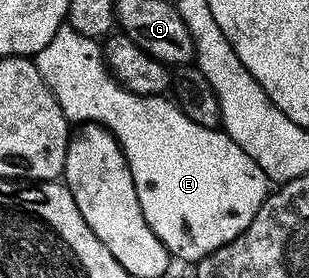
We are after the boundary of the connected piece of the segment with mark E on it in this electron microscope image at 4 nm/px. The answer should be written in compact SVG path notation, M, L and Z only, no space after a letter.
M60 28L48 45L36 53L34 63L69 122L76 126L101 124L114 134L130 166L134 190L138 190L138 206L142 206L150 230L158 234L168 253L191 261L200 260L238 238L238 234L254 222L254 214L258 214L270 191L268 175L223 130L198 126L198 122L194 122L194 118L186 115L175 99L167 95L139 96L126 90L112 77L104 63L103 47L93 37L78 34L73 28Z

